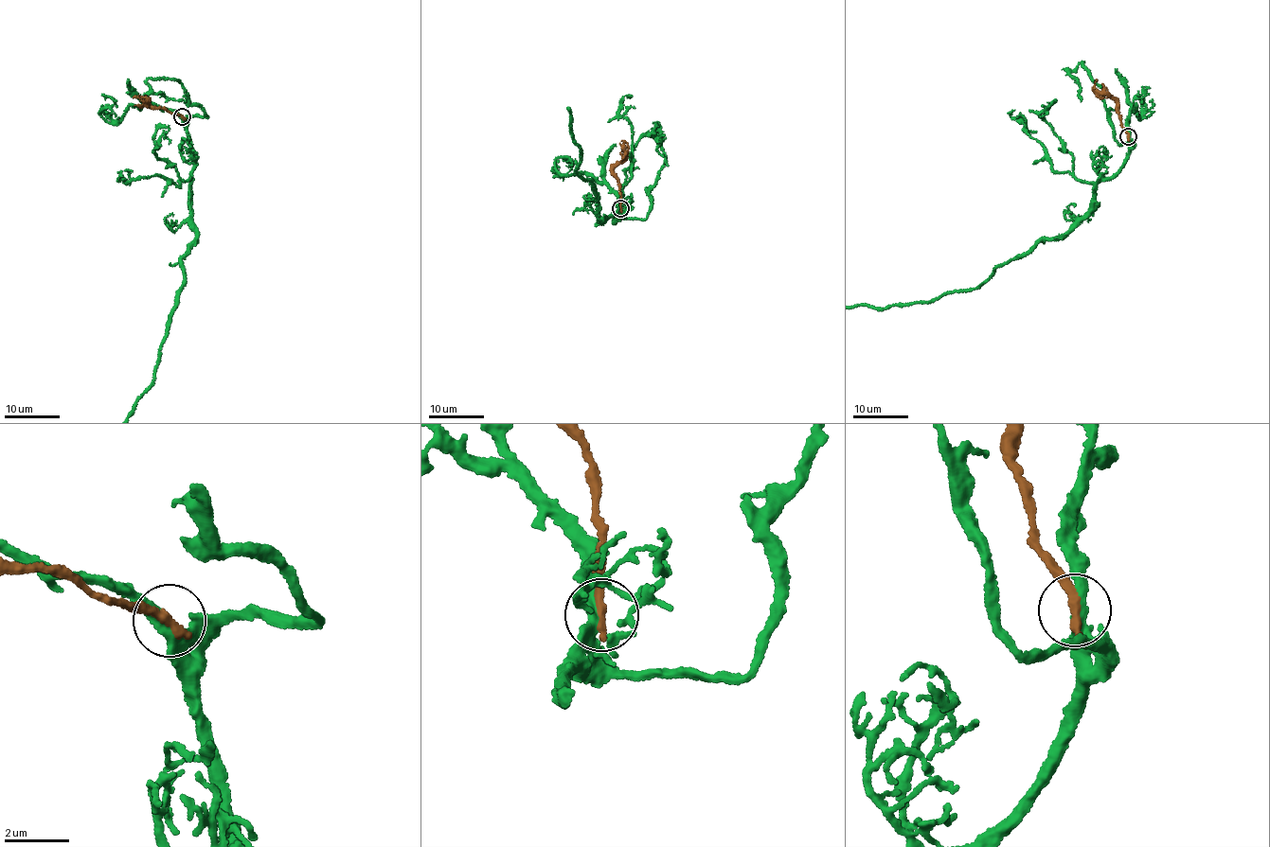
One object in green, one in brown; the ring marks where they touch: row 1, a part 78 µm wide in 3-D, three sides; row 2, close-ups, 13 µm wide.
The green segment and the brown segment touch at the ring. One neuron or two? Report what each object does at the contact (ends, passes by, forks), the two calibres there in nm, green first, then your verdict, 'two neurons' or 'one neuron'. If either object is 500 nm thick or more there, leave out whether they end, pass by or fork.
green passes by; brown ends; calibres 400 and 360 nm; two neurons

